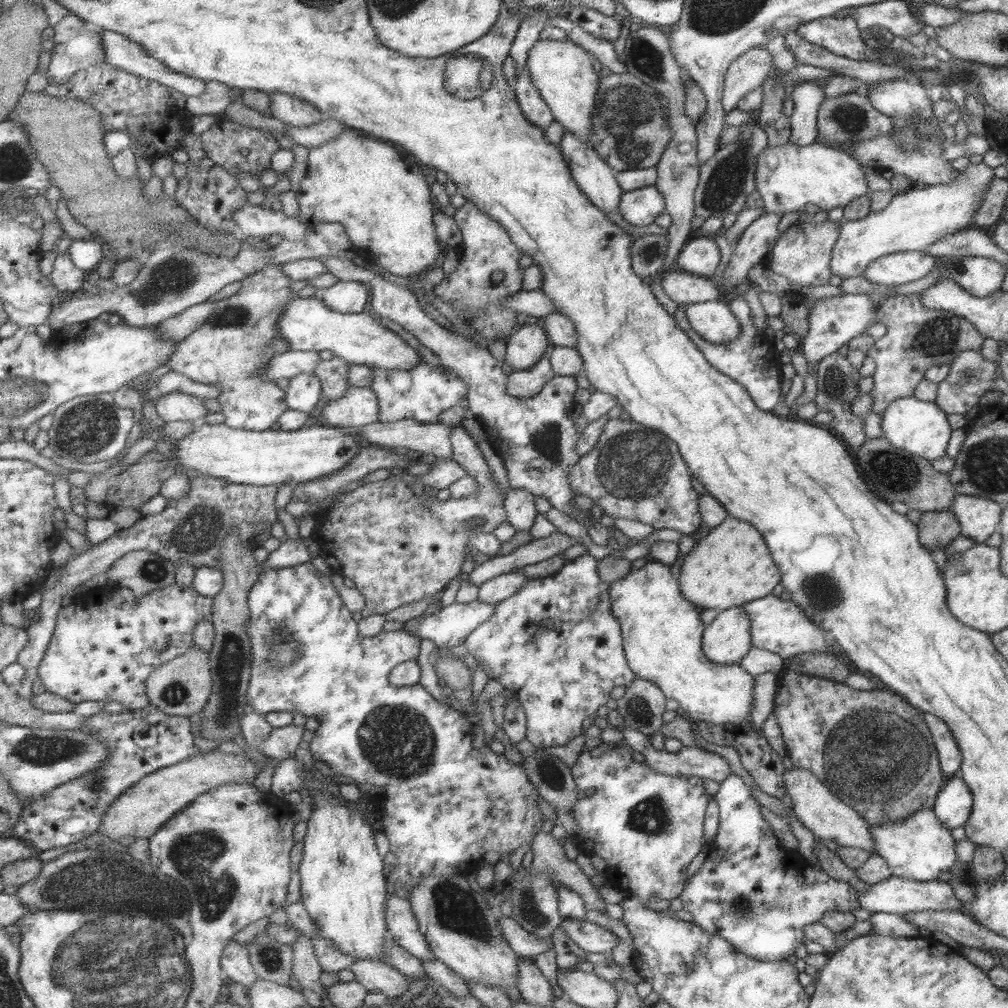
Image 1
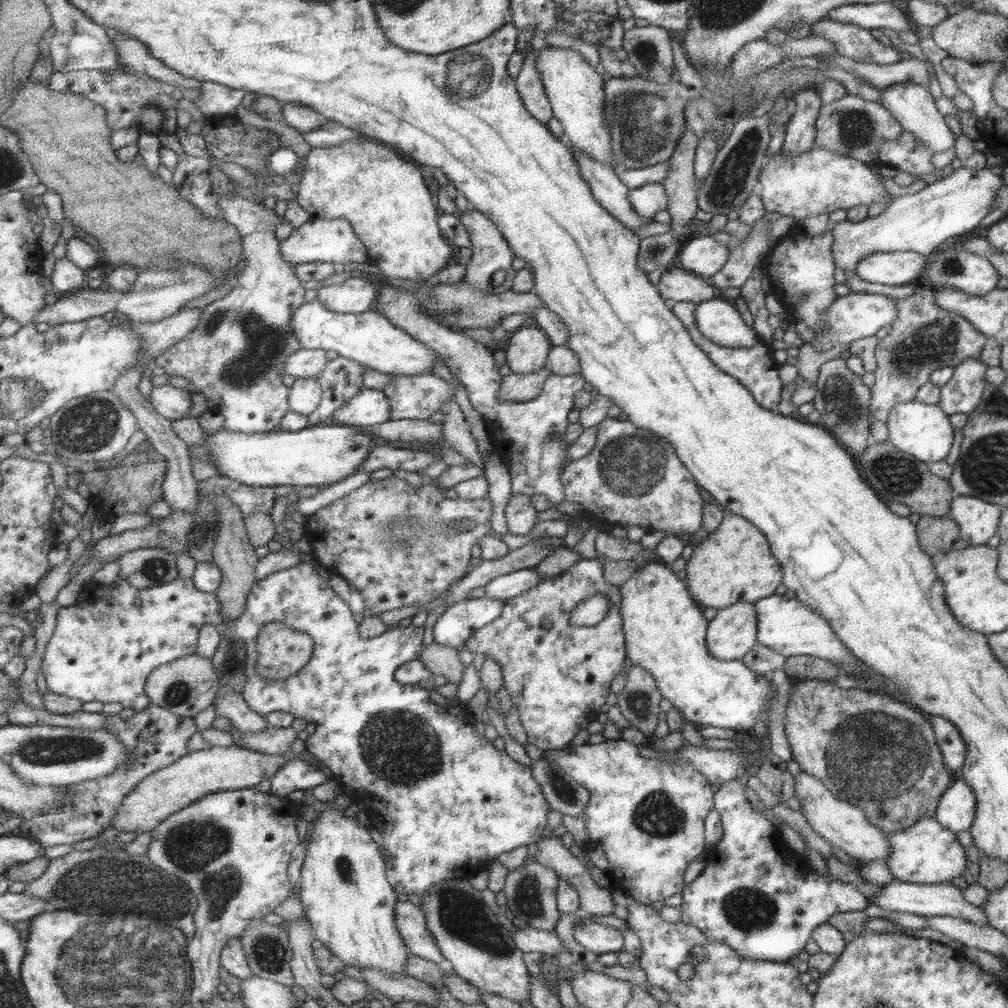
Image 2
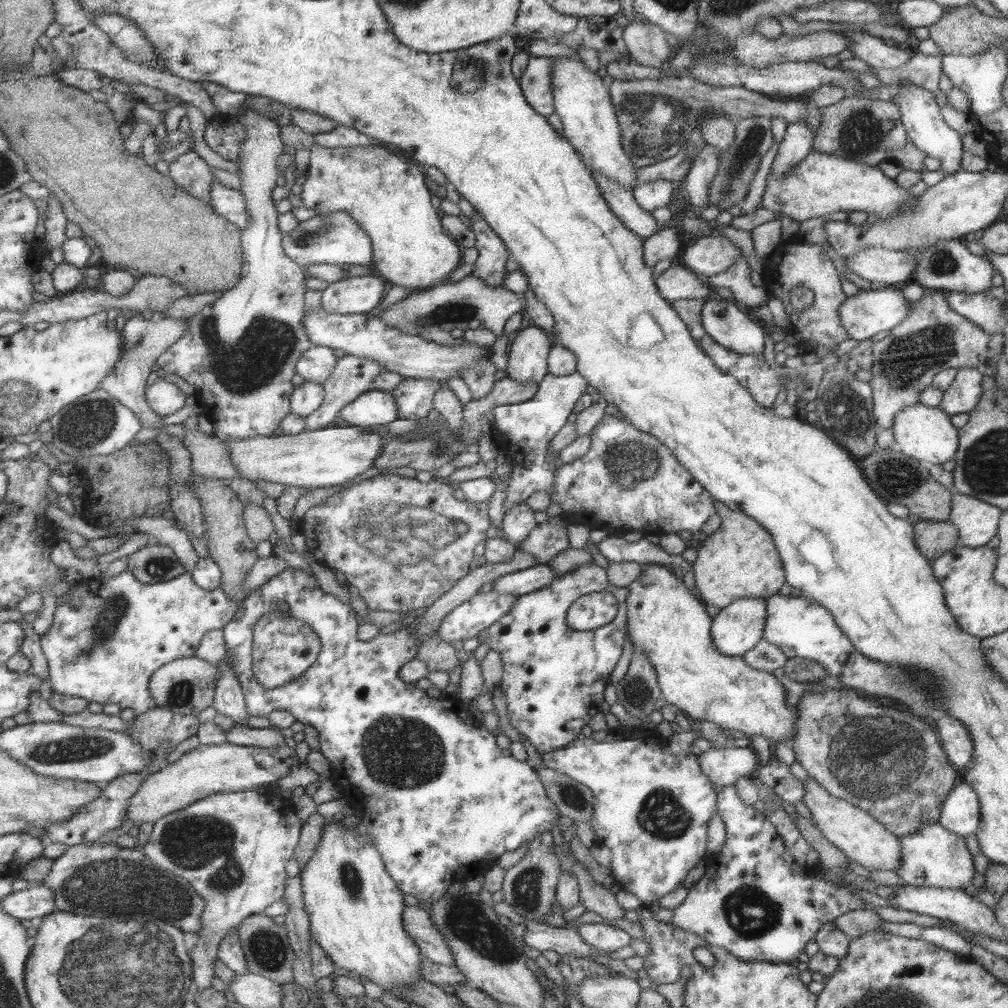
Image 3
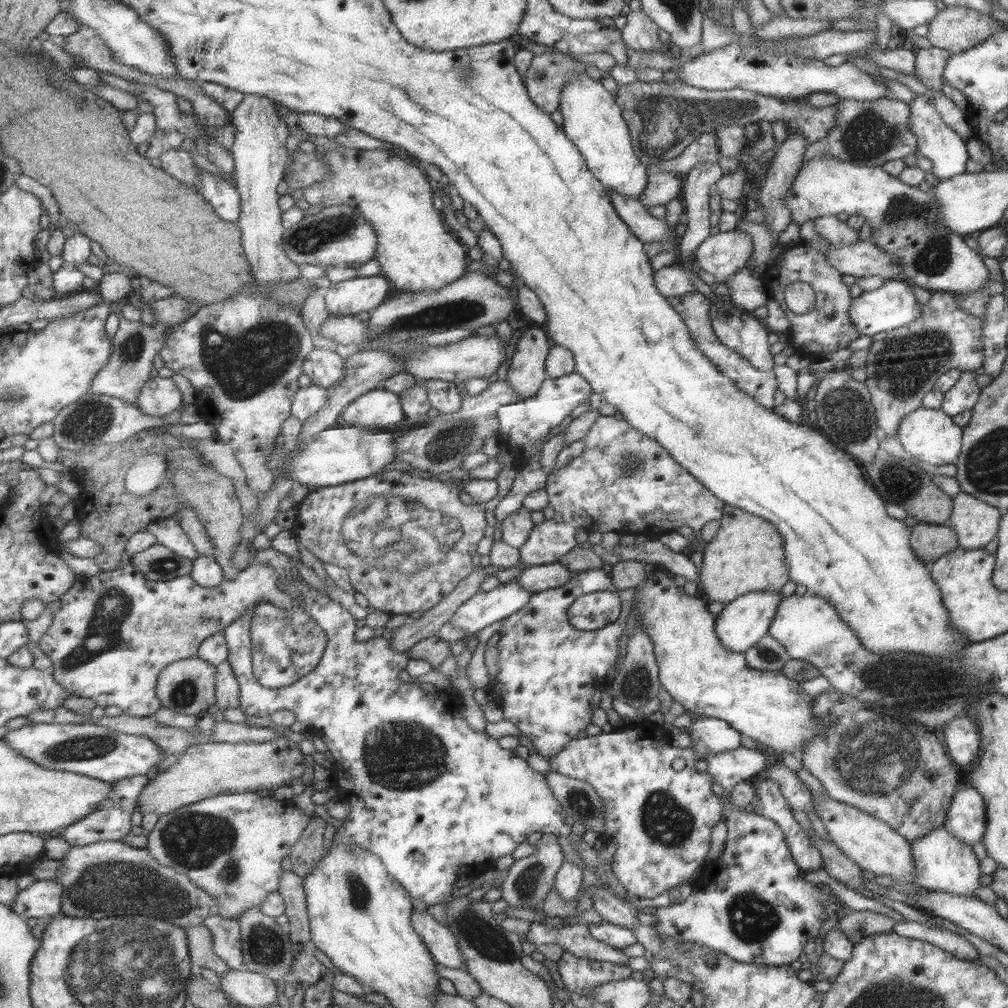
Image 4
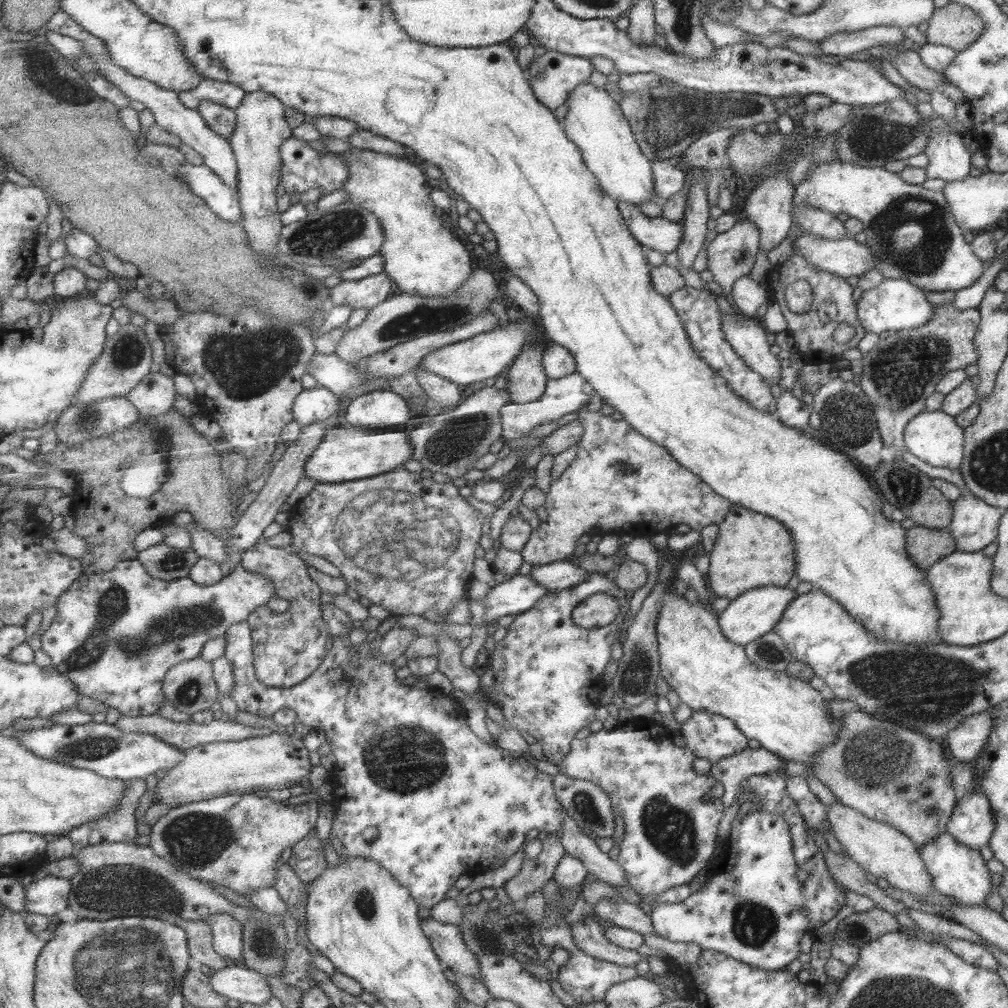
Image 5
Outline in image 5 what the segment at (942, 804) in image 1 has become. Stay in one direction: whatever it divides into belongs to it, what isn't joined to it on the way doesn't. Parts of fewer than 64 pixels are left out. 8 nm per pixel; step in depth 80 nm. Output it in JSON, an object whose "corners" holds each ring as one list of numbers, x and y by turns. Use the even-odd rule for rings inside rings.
{"corners":[[978,789,957,799,946,824,947,833,972,849,985,846,993,829,989,801]]}

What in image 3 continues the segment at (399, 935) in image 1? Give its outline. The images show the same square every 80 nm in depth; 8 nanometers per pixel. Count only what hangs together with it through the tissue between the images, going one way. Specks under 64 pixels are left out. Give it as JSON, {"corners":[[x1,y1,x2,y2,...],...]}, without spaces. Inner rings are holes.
{"corners":[[418,904,406,906,403,918,406,931,414,938,415,945,423,952,423,957,447,966,455,964,449,947,445,945,442,932,436,927,432,915,427,910,423,910]]}

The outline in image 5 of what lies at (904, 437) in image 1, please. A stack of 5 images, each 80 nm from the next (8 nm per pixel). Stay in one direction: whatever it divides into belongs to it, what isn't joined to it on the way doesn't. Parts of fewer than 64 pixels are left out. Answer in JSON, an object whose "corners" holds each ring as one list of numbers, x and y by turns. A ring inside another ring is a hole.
{"corners":[[941,410,923,411,910,418,903,429,903,444,907,452,933,467,959,470,963,456,963,429,954,417]]}

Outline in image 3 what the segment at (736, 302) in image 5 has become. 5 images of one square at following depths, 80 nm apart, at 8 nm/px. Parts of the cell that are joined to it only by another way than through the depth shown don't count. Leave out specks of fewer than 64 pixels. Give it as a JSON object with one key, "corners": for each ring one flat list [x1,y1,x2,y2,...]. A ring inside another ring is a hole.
{"corners":[[737,255,735,262,727,270,703,280,712,289,719,286,729,288,732,292,732,300,749,311,756,304,765,304,769,298,769,289,755,287,749,281,749,276,750,269,747,266,747,259,743,255]]}

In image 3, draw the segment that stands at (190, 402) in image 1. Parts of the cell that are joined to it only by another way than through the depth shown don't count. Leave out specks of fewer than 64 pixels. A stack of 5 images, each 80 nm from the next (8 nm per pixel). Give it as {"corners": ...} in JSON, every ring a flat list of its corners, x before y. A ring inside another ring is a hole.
{"corners":[[158,378,148,387,146,392,149,404,157,414,169,416,179,412,187,402,187,394,174,384]]}

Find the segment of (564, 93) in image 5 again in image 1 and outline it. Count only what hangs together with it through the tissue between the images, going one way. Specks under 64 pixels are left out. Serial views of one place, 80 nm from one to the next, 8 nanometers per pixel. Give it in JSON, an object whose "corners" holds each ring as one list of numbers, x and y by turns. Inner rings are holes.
{"corners":[[525,67,511,85,515,91,516,103,529,123,544,130,554,121,551,110,539,96]]}

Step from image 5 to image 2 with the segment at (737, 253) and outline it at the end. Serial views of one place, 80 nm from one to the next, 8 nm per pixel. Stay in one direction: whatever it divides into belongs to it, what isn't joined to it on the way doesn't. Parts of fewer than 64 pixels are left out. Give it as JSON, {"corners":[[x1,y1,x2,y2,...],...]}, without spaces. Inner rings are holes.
{"corners":[[695,234,679,248,679,267,699,277,709,278,725,264,730,250,709,234]]}

